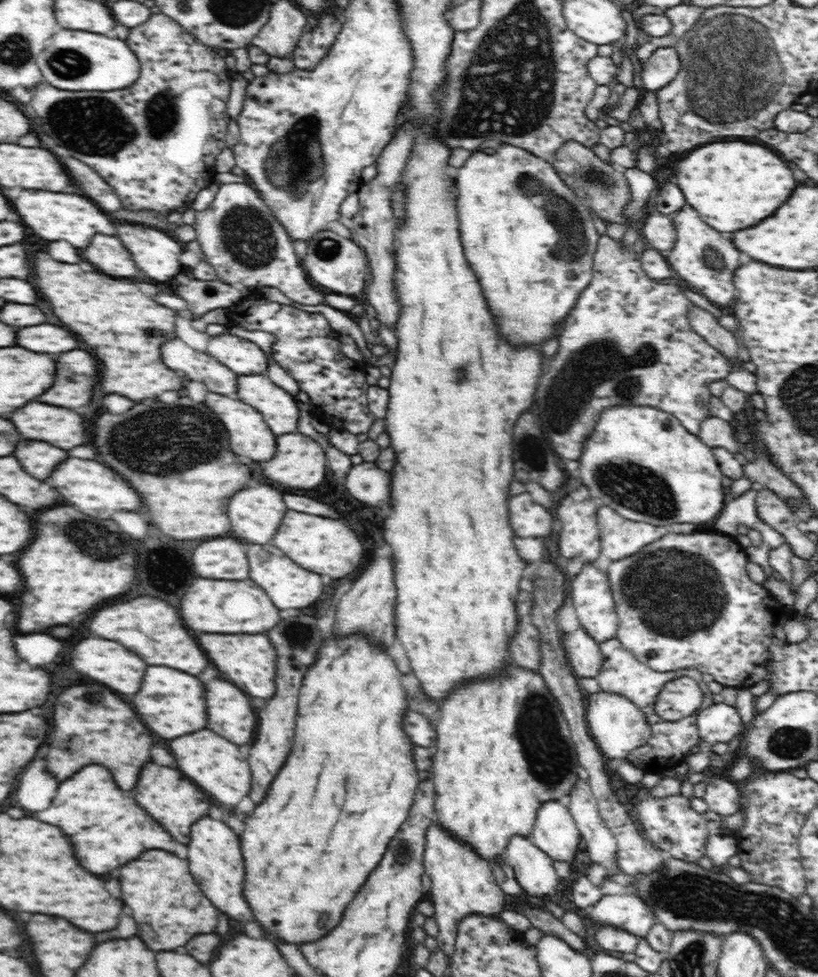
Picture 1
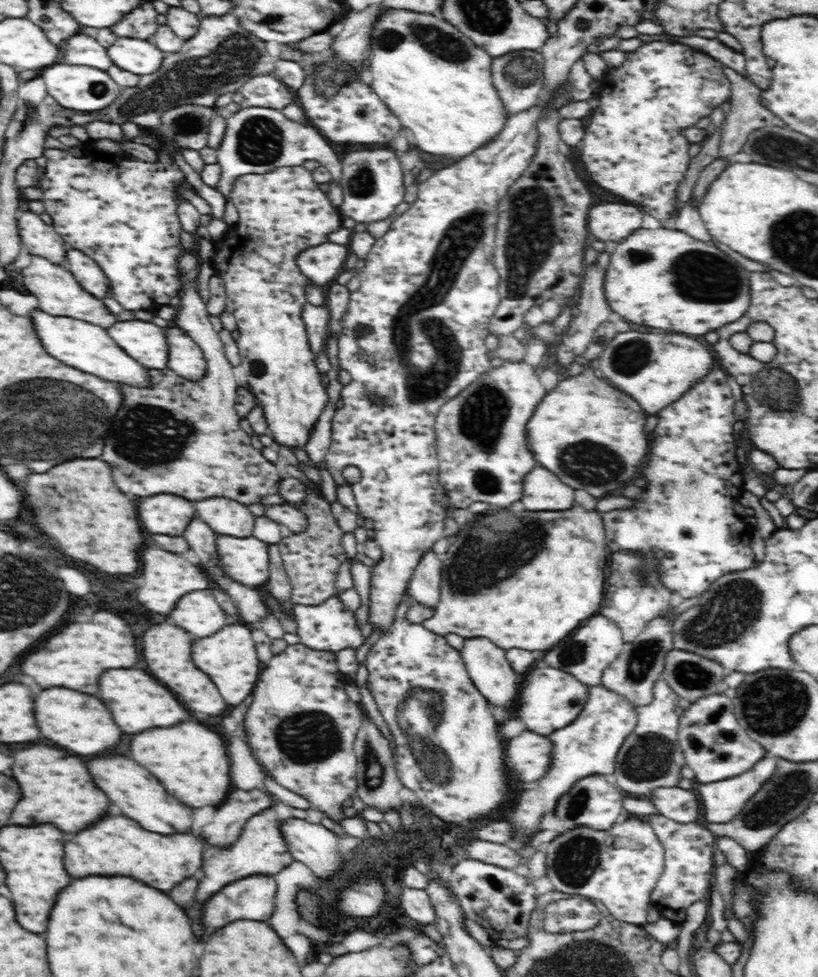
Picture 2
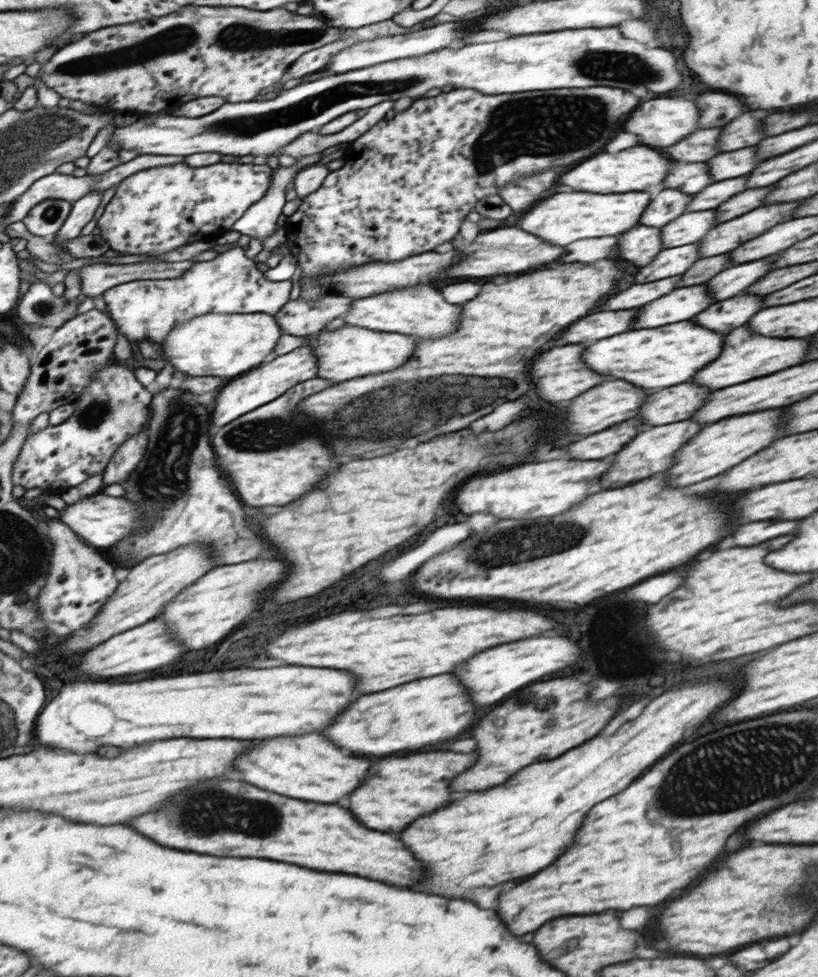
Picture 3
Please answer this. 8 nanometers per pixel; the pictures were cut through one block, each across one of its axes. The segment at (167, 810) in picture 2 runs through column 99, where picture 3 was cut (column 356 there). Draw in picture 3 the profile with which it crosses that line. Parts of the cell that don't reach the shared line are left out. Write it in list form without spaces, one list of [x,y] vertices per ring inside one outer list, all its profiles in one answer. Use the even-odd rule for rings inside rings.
[[[304,734],[260,740],[246,756],[242,756],[242,760],[238,760],[236,770],[242,772],[244,780],[258,784],[260,788],[302,800],[336,804],[364,782],[368,768],[368,760],[344,756],[342,748],[338,748],[326,736]]]

